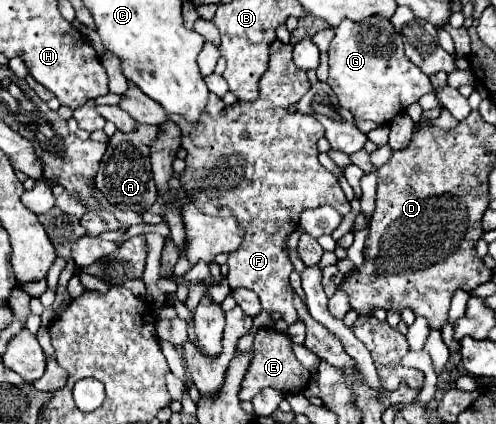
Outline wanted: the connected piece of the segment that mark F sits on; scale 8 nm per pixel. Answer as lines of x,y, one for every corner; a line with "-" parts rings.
279,40
271,46
271,60
269,68
259,82
259,98
253,102
235,102
233,106
225,106
221,98
209,94
209,102
201,114
199,122
187,122
185,118
171,114
169,118
181,128
183,148
187,150
187,168
183,172
183,188
189,200
207,214
213,216
237,216
241,226
245,228
245,240
237,252
231,252
227,258
229,266
229,286
235,288
249,288
253,290
263,310
267,312
281,312
287,324
297,320
293,300
291,300
291,286
289,274
293,272
293,262
287,254
287,238
297,230
299,216
307,208
331,206
343,218
351,212
351,204
345,198
337,178
319,164
317,160
317,140
323,136
323,128
313,116
305,116
299,112
291,112
289,108
309,90
309,80
303,70
299,70
291,60
291,44
281,44

